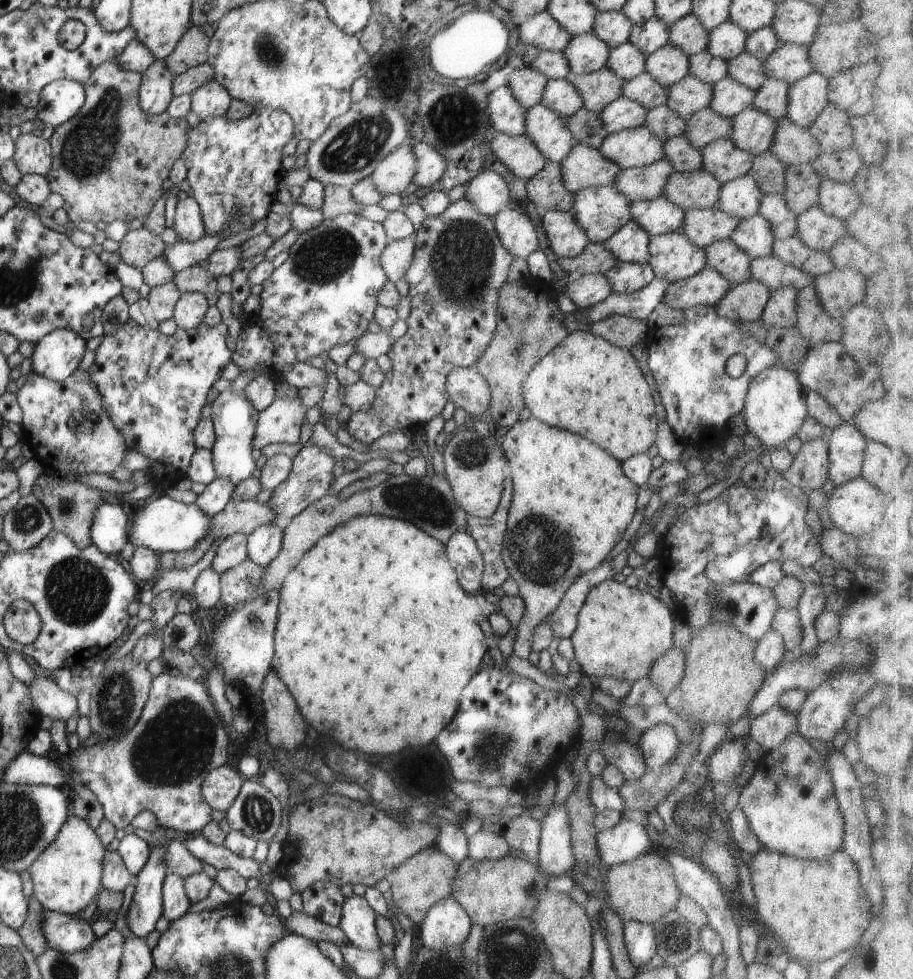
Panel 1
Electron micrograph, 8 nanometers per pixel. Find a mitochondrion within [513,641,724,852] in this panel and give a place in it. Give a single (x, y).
(684, 804)

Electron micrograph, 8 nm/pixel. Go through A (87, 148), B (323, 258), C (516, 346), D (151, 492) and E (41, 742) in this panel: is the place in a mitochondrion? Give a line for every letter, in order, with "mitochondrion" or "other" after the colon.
A: mitochondrion
B: mitochondrion
C: mitochondrion
D: other
E: other

